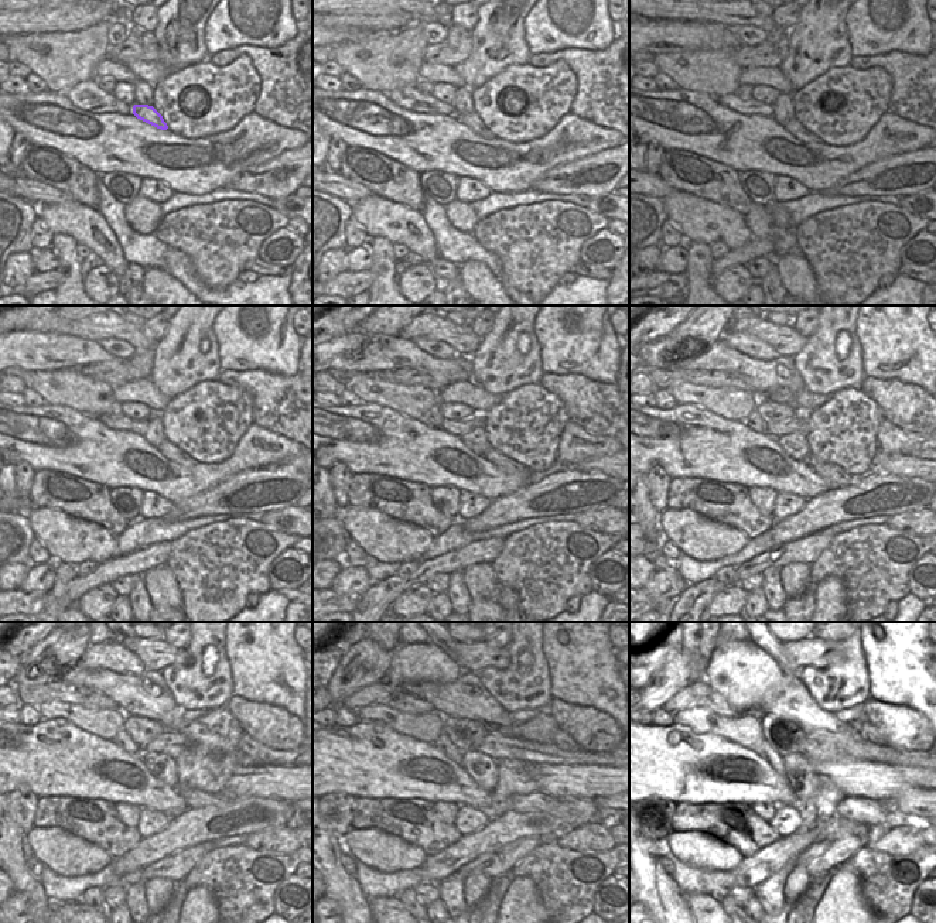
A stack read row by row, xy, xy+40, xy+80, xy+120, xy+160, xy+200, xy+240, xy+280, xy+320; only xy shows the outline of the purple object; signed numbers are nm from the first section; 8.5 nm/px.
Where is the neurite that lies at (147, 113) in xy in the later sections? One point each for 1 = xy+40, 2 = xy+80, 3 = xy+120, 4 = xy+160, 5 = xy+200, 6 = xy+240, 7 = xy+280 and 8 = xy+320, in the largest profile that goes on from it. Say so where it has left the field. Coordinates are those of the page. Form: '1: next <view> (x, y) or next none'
1: next xy+40 (472, 120)
2: next xy+80 (795, 127)
3: next xy+120 (168, 450)
4: next xy+160 (505, 464)
5: next xy+200 (834, 475)
6: next xy+240 (194, 797)
7: next xy+280 (516, 799)
8: next xy+320 (846, 797)

